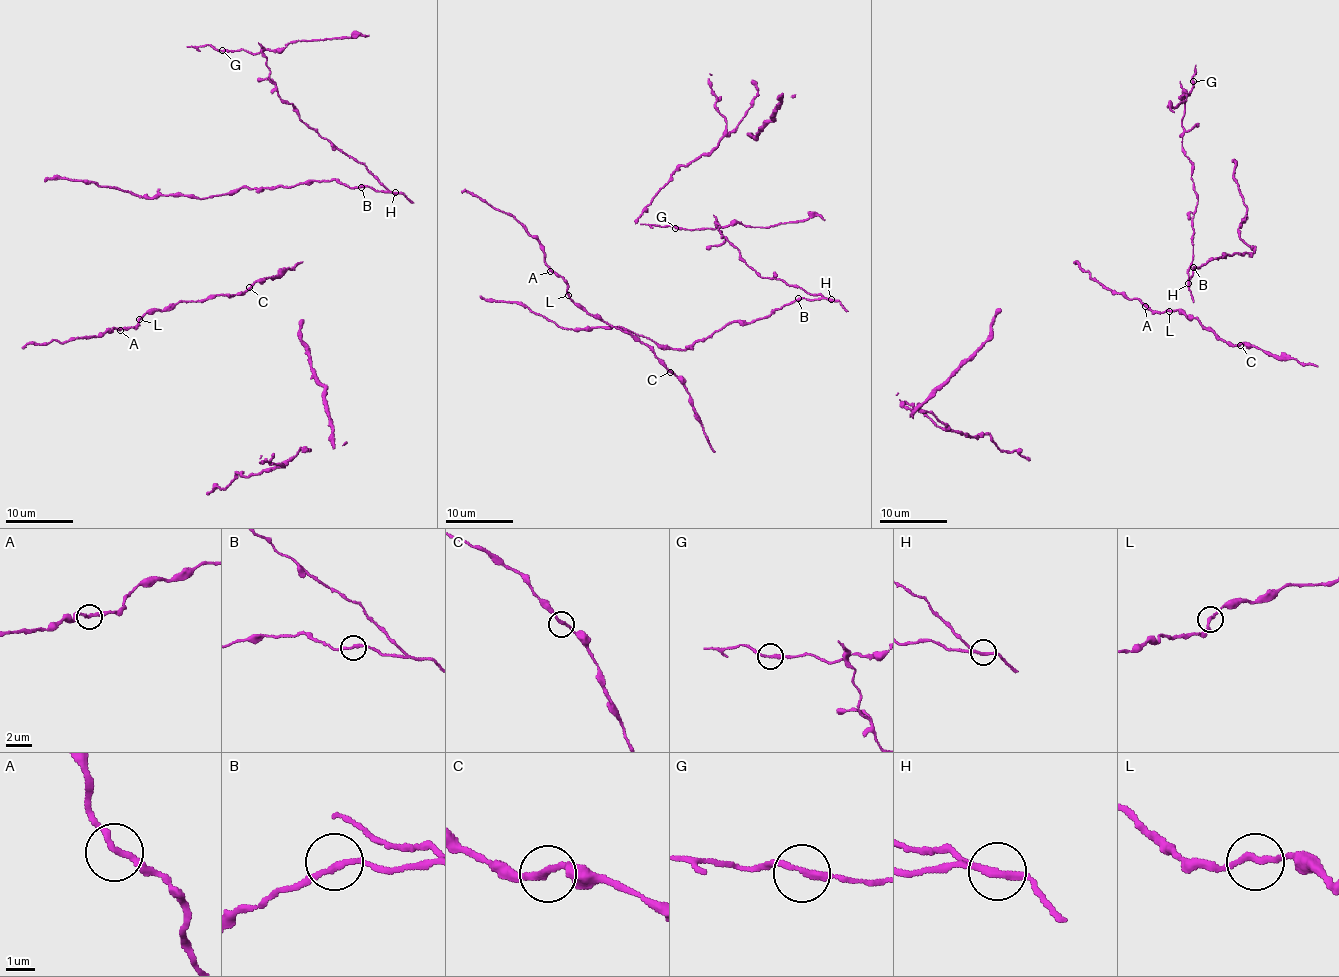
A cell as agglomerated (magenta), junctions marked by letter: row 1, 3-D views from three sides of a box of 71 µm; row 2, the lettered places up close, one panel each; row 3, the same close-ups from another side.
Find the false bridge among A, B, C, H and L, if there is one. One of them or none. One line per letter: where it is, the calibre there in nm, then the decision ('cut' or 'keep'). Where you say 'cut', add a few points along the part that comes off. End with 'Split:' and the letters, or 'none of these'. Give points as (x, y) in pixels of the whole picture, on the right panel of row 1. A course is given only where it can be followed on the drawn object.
A: (1145, 306) | 220 nm | keep
B: (1193, 267) | 200 nm | keep
C: (1240, 345) | 220 nm | keep
H: (1188, 283) | 220 nm | cut | (1188, 283), (1198, 193), (1182, 147), (1187, 94), (1182, 97), (1186, 94), (1185, 102), (1171, 107), (1173, 112)
L: (1169, 311) | 200 nm | keep
Split: H

